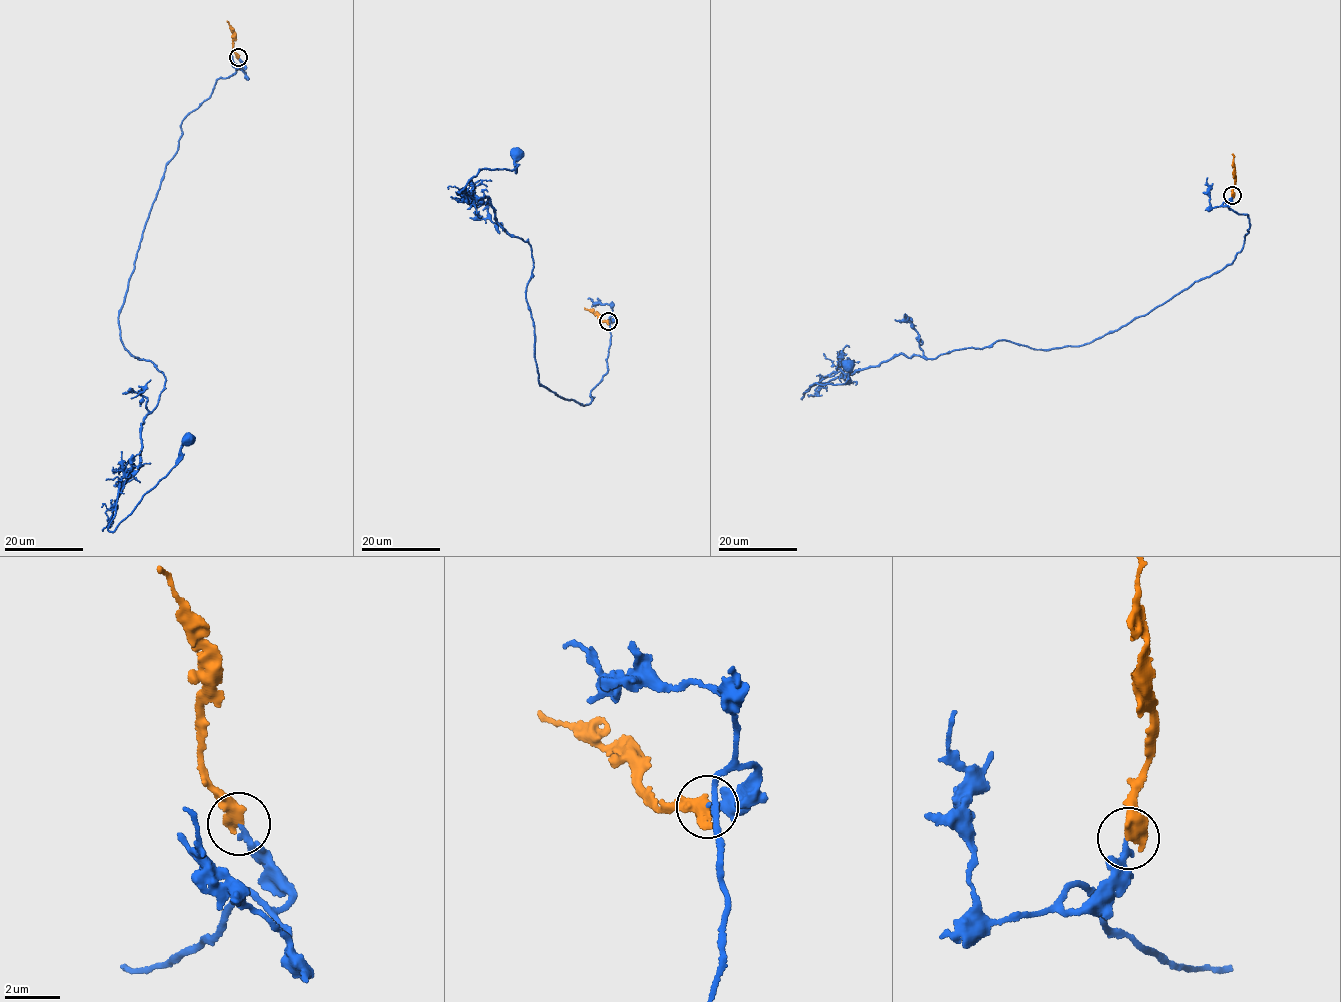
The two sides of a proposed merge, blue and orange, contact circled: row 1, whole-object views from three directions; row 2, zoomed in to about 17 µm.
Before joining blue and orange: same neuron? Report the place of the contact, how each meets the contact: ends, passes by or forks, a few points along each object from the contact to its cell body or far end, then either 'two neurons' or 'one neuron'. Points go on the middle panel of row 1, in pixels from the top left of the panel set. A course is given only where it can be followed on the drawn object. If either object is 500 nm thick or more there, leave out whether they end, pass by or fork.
place (608, 321); course blue (608, 322), (592, 401), (539, 382), (531, 245), (490, 198), (458, 192), (480, 169), (517, 168), (515, 153); course orange (608, 322), (601, 322), (594, 312), (584, 308); two neurons

